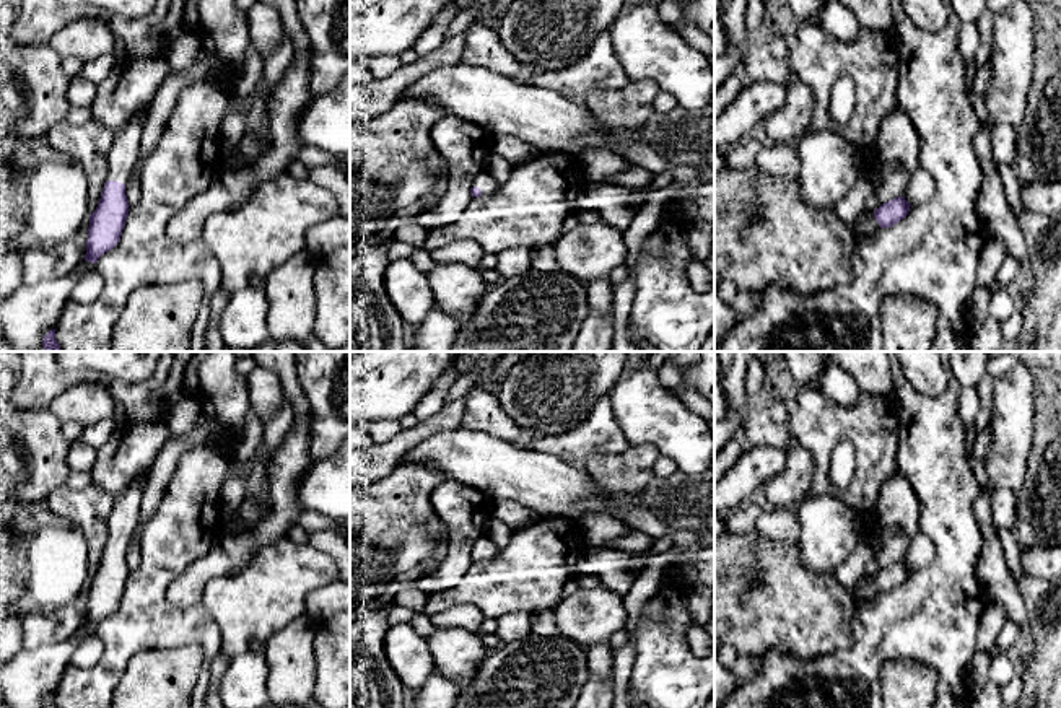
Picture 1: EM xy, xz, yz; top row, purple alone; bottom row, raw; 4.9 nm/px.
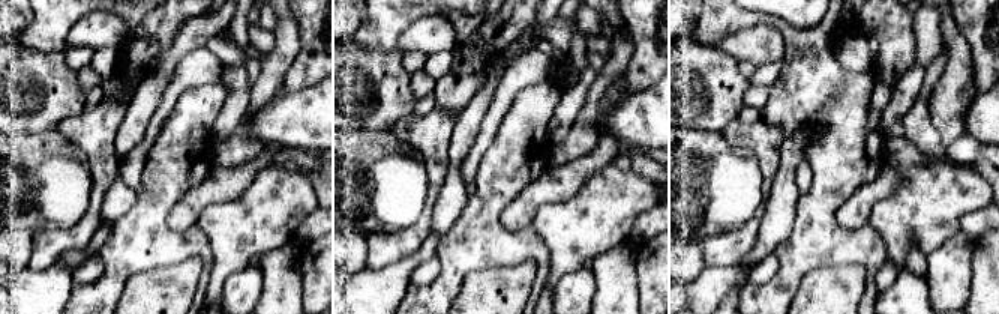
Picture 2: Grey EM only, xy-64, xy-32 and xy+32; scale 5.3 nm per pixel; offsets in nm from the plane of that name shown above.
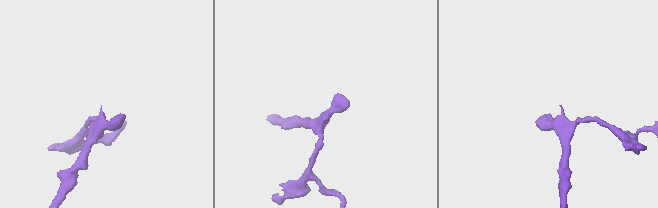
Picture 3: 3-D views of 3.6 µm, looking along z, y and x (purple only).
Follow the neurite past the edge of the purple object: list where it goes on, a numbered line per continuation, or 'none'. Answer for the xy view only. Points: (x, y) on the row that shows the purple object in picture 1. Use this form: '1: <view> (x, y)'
1: xy (126, 145)

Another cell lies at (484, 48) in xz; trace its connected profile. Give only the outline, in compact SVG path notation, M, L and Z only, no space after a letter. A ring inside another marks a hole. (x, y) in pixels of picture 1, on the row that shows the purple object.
M474 21L465 31L465 47L461 62L485 67L517 83L527 83L529 76L537 72L537 68L519 62L503 47L496 29L480 21Z

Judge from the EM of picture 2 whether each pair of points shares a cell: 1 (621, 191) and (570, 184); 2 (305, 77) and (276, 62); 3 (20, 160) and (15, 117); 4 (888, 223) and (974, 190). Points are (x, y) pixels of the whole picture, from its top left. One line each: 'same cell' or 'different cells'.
1: different cells
2: different cells
3: different cells
4: same cell

